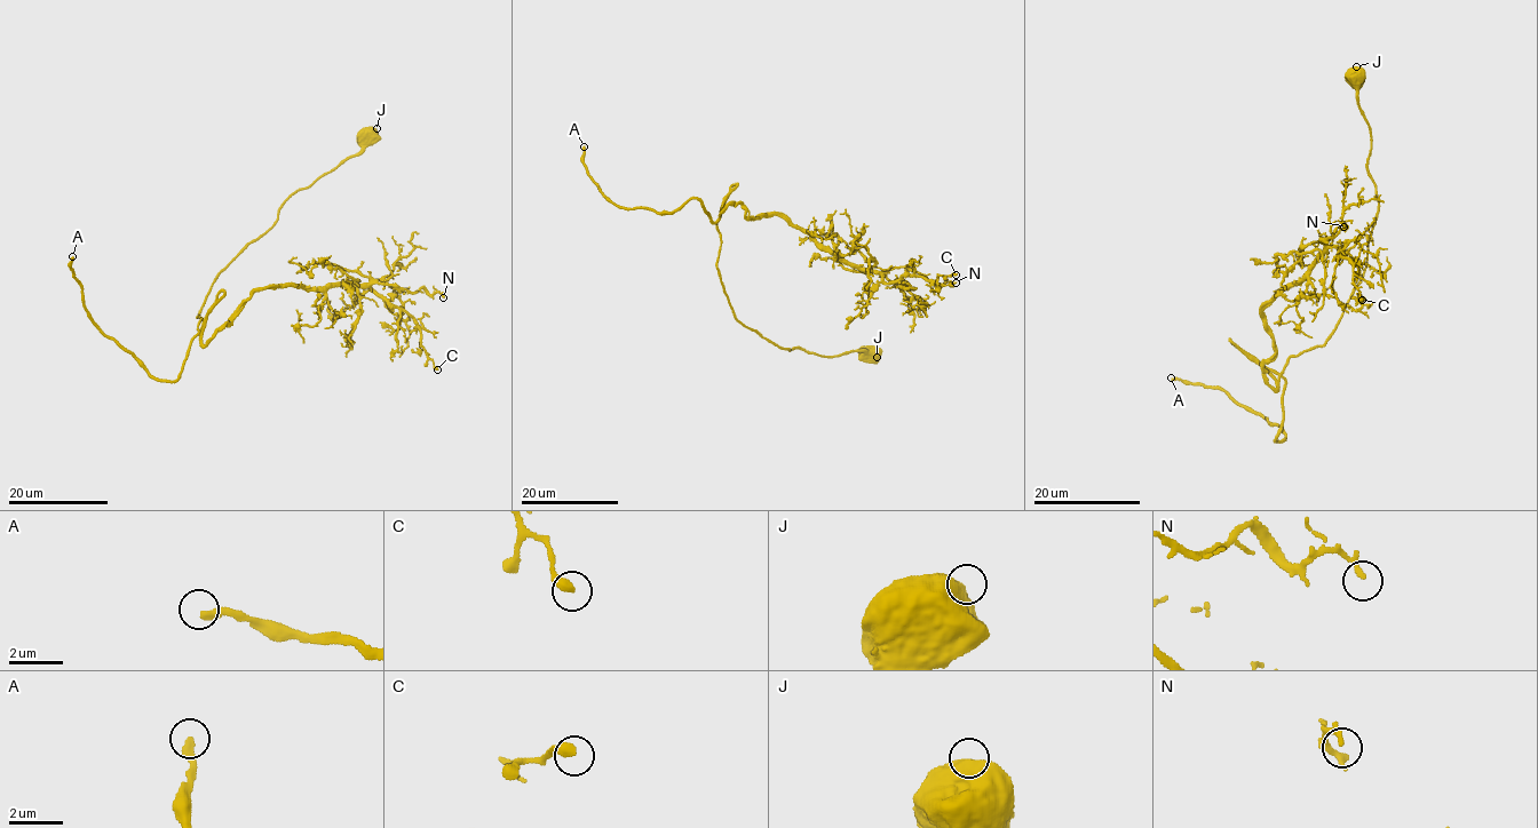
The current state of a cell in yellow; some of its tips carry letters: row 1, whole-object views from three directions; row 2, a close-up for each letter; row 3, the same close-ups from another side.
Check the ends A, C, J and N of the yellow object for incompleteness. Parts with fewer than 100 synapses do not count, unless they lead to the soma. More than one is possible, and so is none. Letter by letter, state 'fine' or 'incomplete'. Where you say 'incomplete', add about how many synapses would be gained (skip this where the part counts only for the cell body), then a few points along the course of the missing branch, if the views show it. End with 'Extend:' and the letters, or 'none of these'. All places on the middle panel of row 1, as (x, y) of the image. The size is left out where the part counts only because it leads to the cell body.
A: incomplete | 250 syn
C: fine
J: fine
N: fine
Extend: A

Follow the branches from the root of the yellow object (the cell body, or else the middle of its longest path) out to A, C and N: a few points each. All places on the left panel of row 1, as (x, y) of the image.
A: (198, 333), (180, 377), (164, 381), (152, 376), (128, 351), (103, 335), (92, 320), (72, 271), (72, 256)
C: (198, 333), (205, 344), (264, 288), (369, 287), (409, 312), (437, 369)
N: (198, 333), (205, 344), (254, 292), (279, 285), (316, 289), (378, 283), (414, 292), (425, 287), (443, 297)

